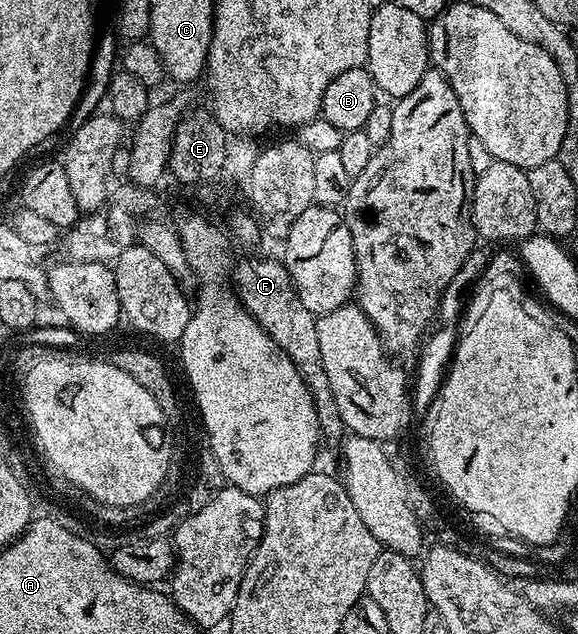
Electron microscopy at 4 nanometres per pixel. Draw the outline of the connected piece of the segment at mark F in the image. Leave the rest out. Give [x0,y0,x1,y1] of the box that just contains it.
[234,258,348,471]

